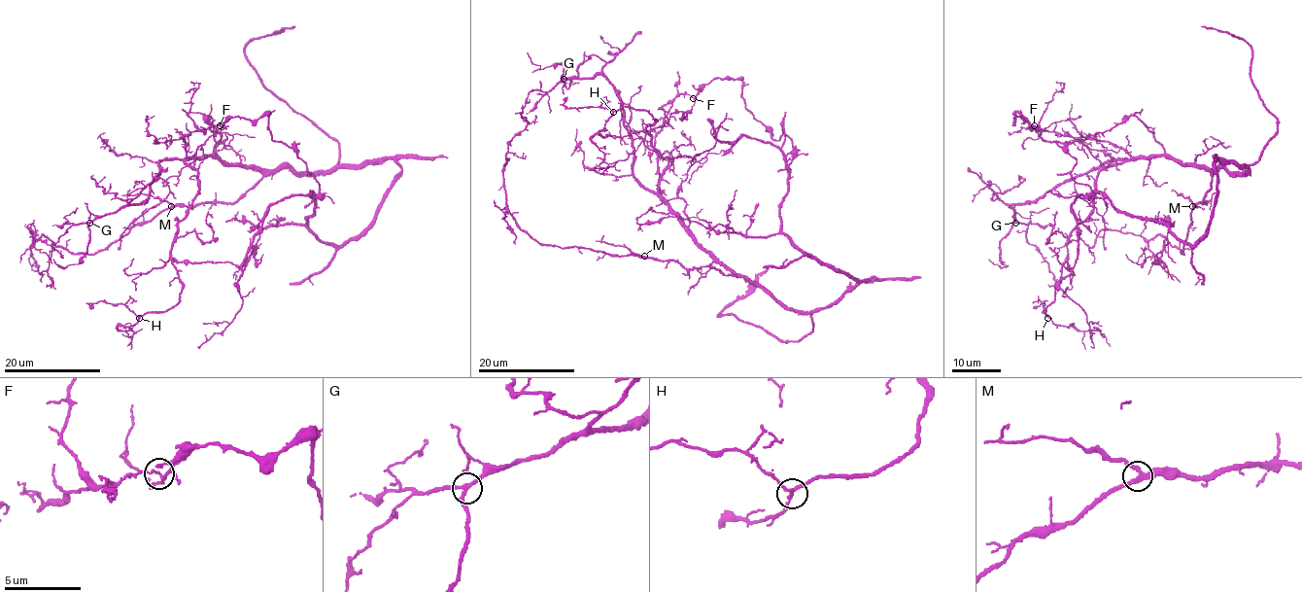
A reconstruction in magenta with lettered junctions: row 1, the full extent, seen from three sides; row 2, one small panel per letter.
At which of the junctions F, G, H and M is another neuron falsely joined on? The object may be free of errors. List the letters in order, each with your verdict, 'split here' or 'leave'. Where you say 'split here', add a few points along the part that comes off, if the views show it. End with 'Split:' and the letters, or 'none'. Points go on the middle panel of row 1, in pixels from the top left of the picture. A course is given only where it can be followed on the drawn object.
F: split here; course (693, 98), (713, 79), (742, 82), (745, 107), (774, 140), (786, 135), (792, 141), (792, 160), (777, 171)
G: leave
H: leave
M: leave
Split: F

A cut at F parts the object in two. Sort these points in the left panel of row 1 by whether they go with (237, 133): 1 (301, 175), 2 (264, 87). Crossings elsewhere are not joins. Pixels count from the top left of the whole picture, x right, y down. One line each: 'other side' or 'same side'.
1: same side
2: same side

